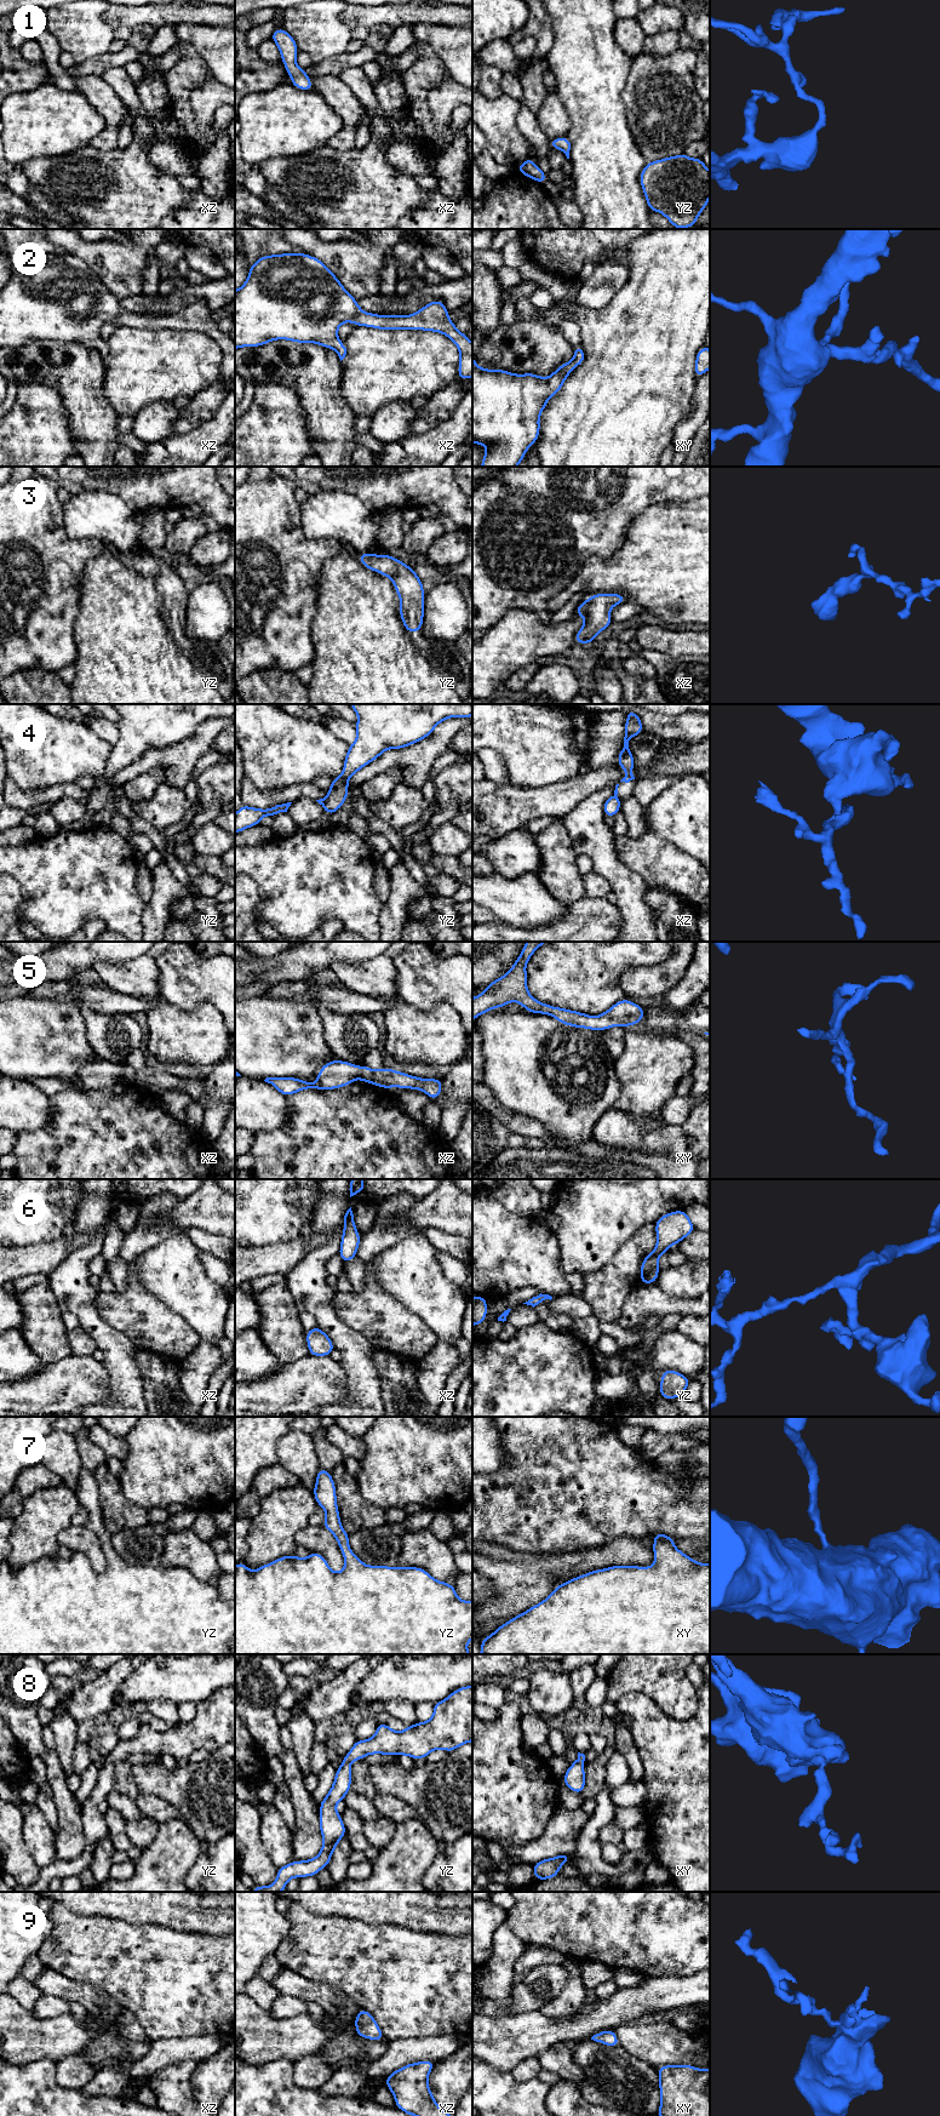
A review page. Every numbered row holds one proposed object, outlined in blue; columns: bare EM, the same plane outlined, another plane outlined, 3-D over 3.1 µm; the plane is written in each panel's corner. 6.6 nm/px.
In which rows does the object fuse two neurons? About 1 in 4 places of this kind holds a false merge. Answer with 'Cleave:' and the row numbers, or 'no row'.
Cleave: 4

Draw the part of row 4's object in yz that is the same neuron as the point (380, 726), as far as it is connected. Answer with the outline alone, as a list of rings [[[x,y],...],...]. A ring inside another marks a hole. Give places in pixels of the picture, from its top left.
[[[350,704],[359,715],[356,740],[349,747],[344,770],[332,779],[323,812],[331,816],[348,797],[348,780],[386,749],[401,749],[429,737],[448,717],[472,716],[472,704]]]

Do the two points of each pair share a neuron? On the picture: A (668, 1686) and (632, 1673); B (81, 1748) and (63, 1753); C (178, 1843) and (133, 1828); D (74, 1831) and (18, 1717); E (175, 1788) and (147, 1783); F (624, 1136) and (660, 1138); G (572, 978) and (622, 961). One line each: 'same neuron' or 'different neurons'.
A: same neuron
B: different neurons
C: different neurons
D: same neuron
E: same neuron
F: same neuron
G: same neuron

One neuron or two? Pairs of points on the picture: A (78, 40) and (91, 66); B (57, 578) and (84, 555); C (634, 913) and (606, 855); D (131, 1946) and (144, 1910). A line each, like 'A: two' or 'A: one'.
A: two
B: one
C: one
D: two

